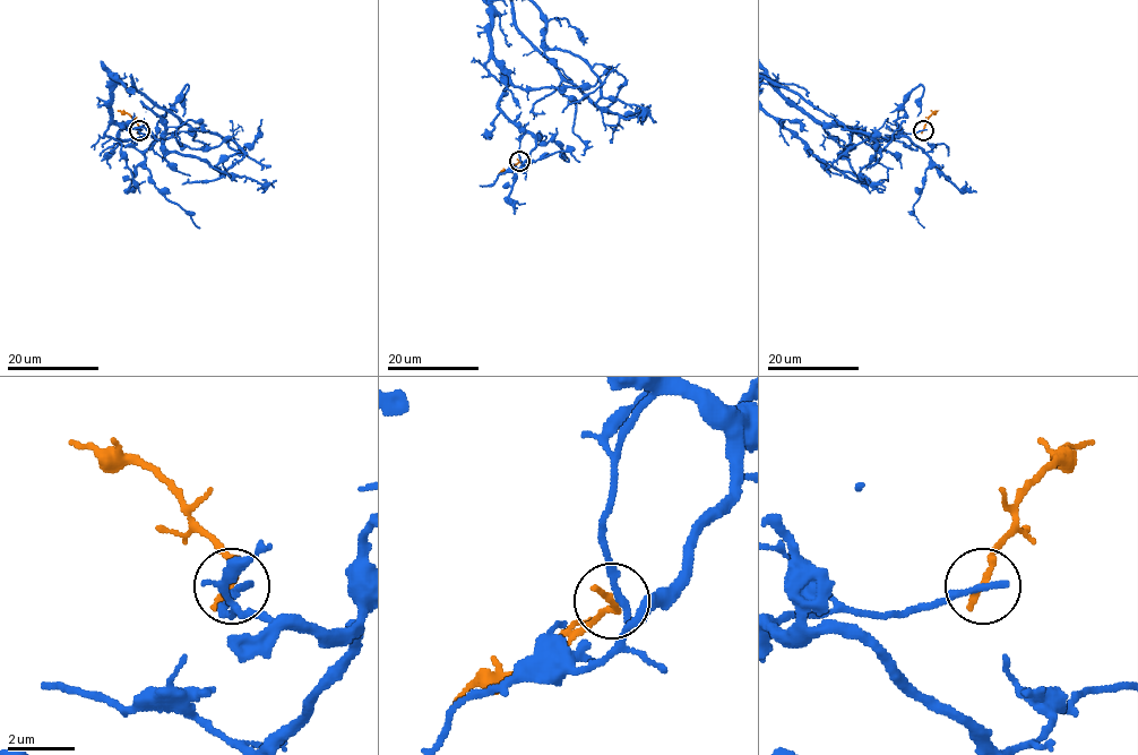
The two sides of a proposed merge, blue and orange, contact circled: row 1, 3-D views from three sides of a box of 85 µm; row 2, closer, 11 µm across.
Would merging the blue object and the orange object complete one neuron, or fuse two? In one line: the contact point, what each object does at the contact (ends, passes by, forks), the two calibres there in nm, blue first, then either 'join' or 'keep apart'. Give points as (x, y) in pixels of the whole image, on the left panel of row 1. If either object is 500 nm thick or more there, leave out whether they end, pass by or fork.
(139, 130) | blue ends | orange ends | 280/240 nm | keep apart

